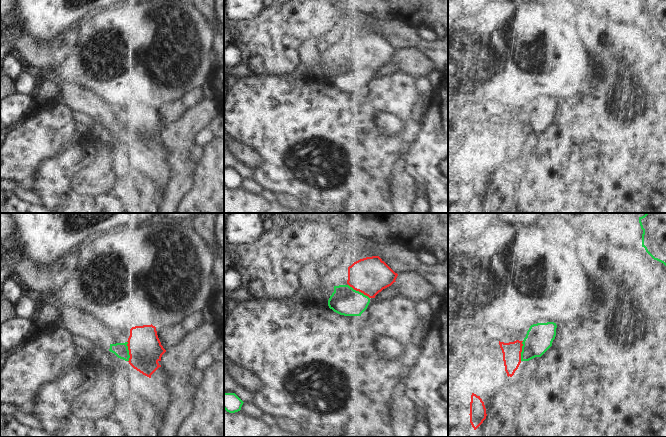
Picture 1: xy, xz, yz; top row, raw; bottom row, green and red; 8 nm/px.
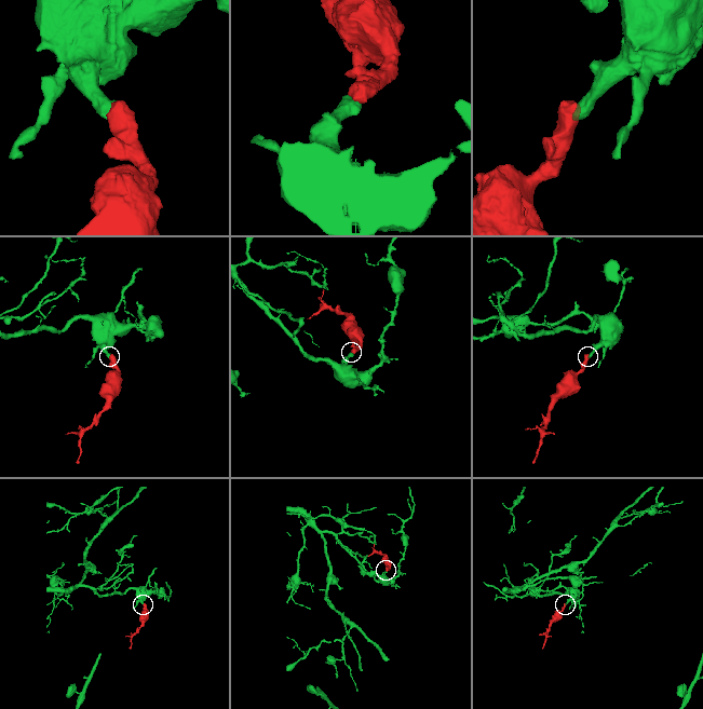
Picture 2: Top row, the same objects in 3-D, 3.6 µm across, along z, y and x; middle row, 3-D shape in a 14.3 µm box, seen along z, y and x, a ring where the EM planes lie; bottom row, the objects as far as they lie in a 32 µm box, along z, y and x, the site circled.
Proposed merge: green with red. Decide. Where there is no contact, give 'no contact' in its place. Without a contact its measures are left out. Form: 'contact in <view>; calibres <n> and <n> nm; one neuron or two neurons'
contact in xz; calibres 220 and 300 nm; one neuron

